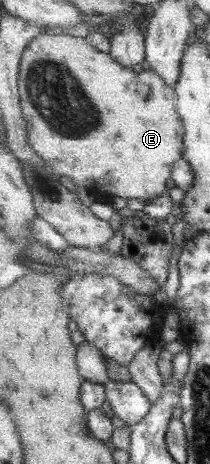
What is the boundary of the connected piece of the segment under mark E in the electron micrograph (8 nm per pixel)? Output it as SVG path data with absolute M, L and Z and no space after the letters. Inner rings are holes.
M39 34L31 40L29 47L22 55L20 67L19 91L22 112L25 121L28 123L28 134L31 147L38 153L46 165L59 176L67 176L75 185L81 185L91 191L101 191L110 197L123 197L125 199L141 199L146 202L155 199L162 193L167 192L167 179L171 179L171 172L174 163L184 157L186 127L182 116L178 112L178 95L175 86L165 83L159 74L153 69L142 72L135 72L132 68L125 67L119 63L110 53L98 51L86 37L76 37L67 34Z

